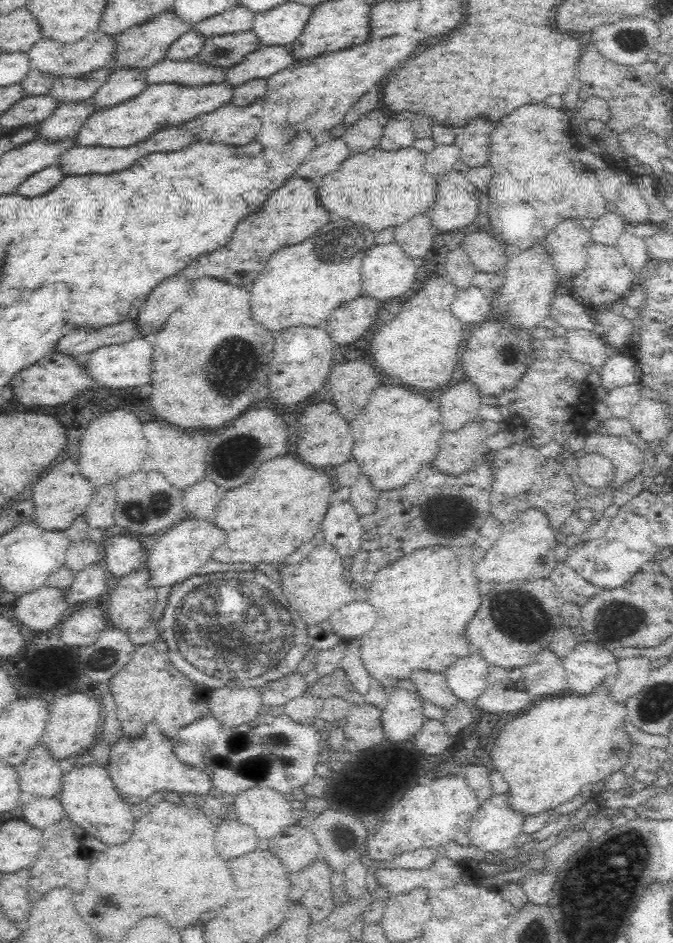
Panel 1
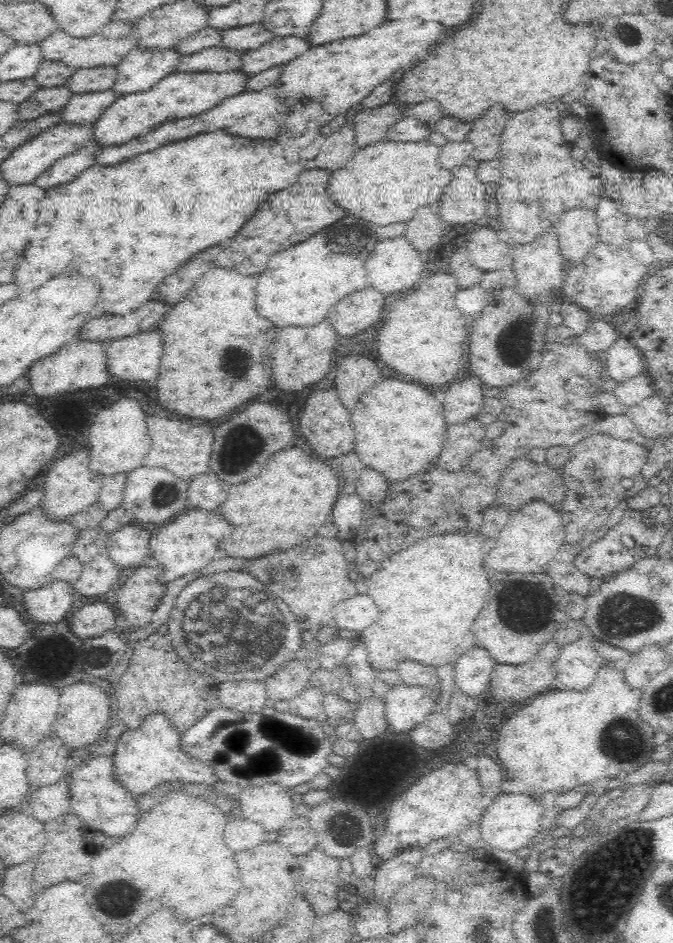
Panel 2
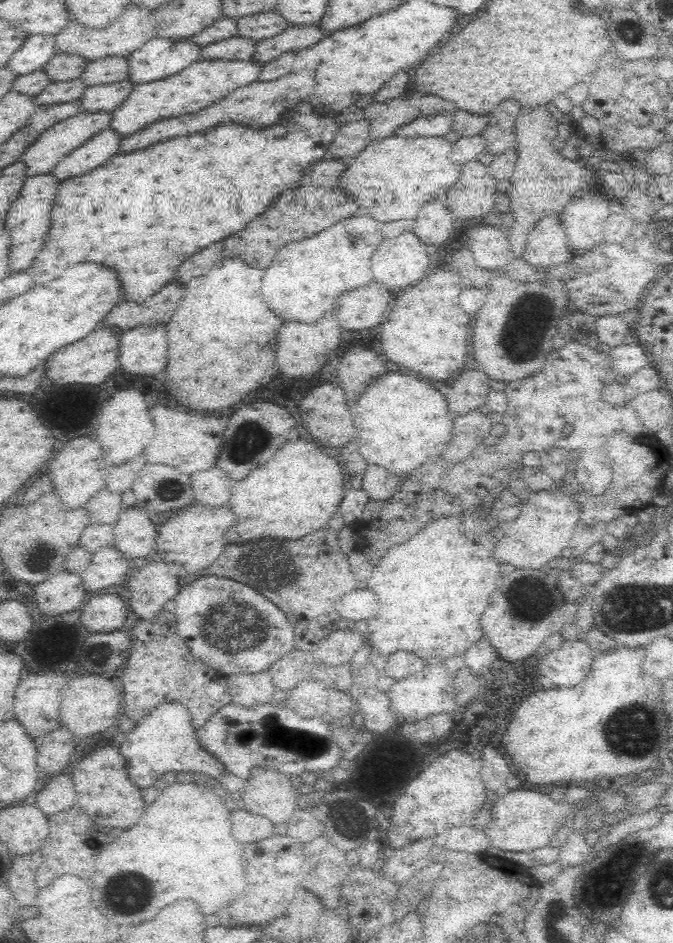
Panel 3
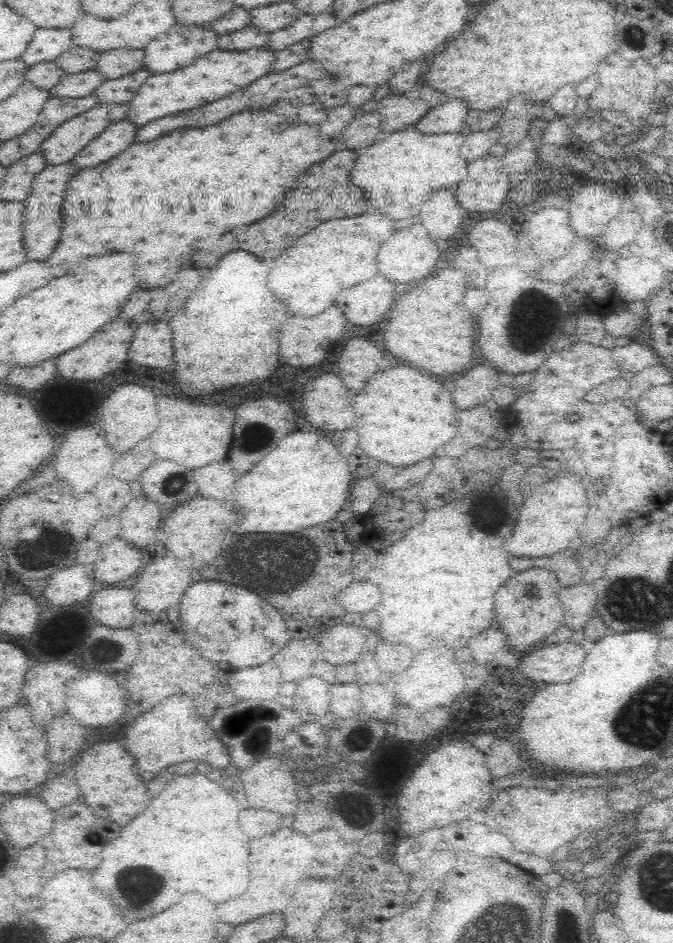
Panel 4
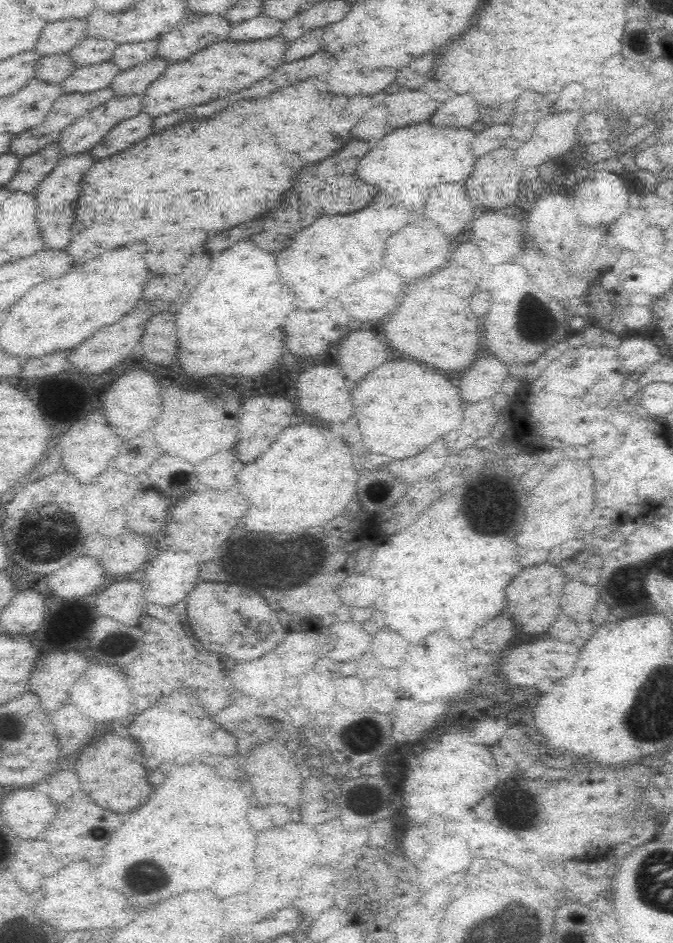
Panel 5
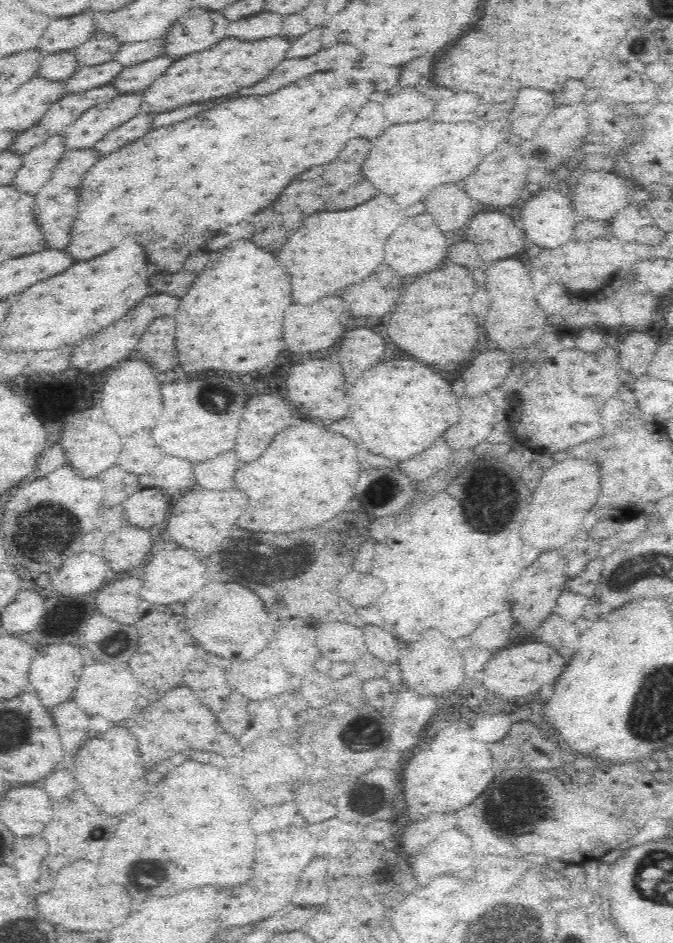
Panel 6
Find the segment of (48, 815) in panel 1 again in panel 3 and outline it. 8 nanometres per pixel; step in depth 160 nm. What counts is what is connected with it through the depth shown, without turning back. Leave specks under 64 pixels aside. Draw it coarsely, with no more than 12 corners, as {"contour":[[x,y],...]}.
{"contour":[[56,776],[36,794],[44,814],[76,804],[70,776]]}

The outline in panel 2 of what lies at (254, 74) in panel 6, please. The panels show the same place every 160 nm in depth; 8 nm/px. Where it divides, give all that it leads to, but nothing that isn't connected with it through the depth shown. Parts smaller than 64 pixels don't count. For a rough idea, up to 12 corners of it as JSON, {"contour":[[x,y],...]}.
{"contour":[[174,72],[94,123],[120,145],[246,91],[250,74]]}

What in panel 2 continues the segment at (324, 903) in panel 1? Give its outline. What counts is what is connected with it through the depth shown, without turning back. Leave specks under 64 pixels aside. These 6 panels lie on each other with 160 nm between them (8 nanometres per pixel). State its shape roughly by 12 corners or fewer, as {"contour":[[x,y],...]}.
{"contour":[[319,846],[300,858],[296,892],[317,917],[338,908],[341,859]]}

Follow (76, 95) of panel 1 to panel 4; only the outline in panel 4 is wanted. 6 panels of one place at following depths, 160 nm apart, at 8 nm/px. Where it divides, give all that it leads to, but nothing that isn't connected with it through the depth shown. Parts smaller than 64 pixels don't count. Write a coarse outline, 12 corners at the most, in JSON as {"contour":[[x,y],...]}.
{"contour":[[145,49],[101,54],[96,69],[114,80],[143,68]]}

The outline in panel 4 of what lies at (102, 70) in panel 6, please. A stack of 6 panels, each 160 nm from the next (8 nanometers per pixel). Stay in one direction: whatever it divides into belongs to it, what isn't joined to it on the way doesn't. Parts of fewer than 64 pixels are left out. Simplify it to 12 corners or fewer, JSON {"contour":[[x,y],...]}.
{"contour":[[96,68],[65,73],[50,90],[58,98],[84,98],[104,80]]}

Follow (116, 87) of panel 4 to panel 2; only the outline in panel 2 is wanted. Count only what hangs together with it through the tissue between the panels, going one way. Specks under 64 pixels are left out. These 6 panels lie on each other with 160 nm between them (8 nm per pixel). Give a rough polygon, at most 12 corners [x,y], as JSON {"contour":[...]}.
{"contour":[[113,89],[75,94],[63,120],[95,123],[120,94]]}

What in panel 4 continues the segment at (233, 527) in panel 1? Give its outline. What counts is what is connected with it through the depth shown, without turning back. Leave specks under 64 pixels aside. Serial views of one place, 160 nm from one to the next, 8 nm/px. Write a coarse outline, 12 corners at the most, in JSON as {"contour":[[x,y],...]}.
{"contour":[[292,432],[236,482],[240,530],[288,534],[349,505],[348,462]]}

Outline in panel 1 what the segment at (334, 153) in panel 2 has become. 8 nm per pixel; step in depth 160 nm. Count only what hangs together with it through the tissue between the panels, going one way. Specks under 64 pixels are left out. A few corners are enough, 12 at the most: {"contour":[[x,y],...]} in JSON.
{"contour":[[338,137],[313,145],[295,176],[319,181],[350,157]]}

